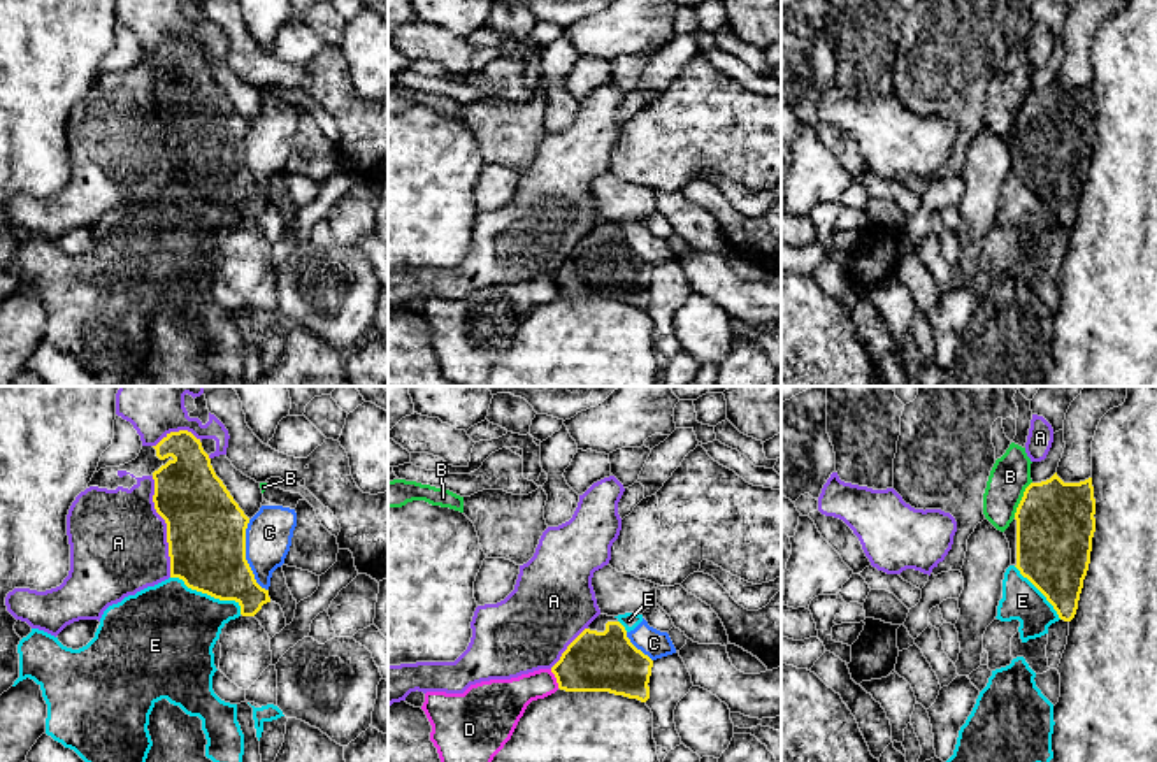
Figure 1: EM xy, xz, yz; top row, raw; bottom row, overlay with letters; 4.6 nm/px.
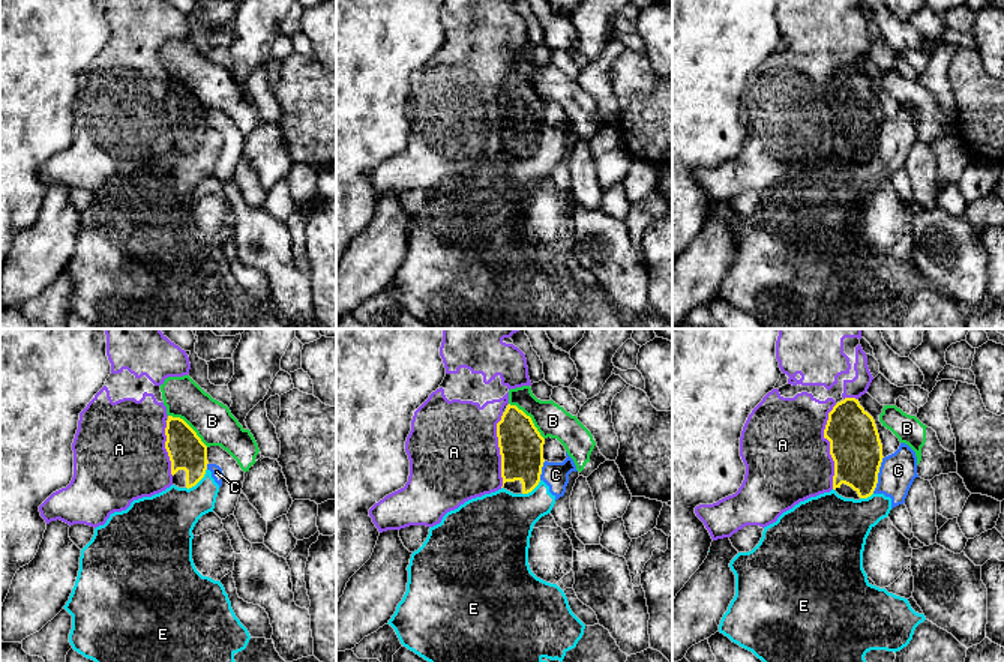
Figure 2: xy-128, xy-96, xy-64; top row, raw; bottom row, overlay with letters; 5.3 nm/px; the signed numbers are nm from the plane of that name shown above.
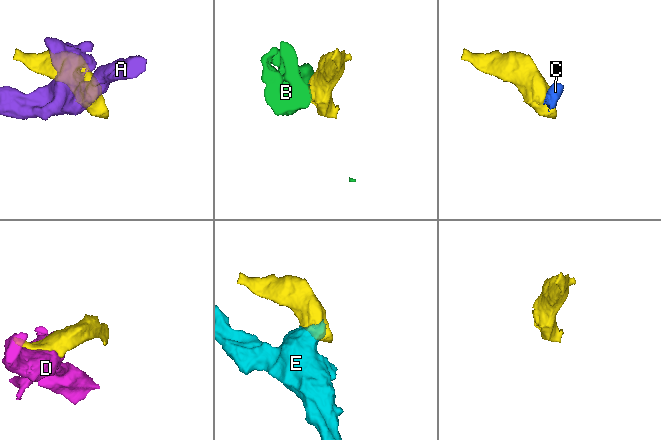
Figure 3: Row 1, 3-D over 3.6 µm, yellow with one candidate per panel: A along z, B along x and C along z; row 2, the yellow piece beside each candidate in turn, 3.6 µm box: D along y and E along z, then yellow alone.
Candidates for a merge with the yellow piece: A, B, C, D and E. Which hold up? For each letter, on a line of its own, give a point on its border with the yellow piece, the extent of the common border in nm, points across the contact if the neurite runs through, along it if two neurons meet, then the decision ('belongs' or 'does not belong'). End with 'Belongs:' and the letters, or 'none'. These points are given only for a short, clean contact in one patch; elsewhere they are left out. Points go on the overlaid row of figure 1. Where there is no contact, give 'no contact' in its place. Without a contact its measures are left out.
A: meets yellow in xy at (167, 527); contact 480 nm long; does not belong
B: meets yellow in yz at (1022, 499); contact 190 nm long; border along yz (1031, 481), (1013, 517); does not belong
C: meets yellow in xy at (244, 557); contact 340 nm long; border along xy (248, 520), (246, 562), (253, 578), (267, 590); does not belong
D: meets yellow in xz at (555, 676); contact 100 nm long; does not belong
E: meets yellow in xy at (209, 594); contact 360 nm long; does not belong
Belongs: none

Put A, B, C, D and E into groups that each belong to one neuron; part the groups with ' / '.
A / B / C E / D

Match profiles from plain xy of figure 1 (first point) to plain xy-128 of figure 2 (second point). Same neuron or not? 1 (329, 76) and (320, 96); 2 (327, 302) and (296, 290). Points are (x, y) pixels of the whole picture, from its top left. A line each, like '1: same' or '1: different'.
1: same
2: same

